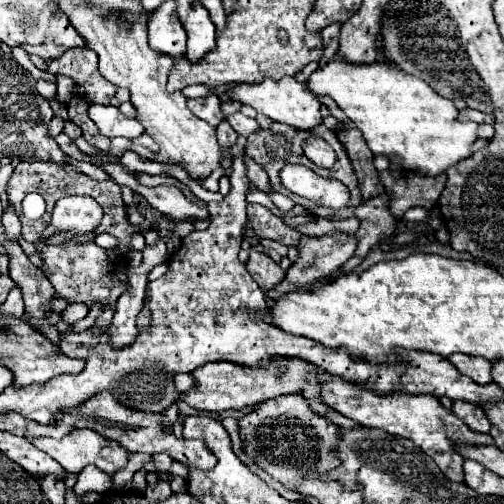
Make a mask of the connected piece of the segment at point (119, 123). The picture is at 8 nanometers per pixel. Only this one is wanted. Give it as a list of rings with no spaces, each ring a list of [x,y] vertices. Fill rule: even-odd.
[[[92,103],[88,105],[88,117],[98,125],[100,133],[106,137],[126,137],[134,139],[144,133],[144,127],[140,125],[138,119],[124,117],[118,107],[114,105],[100,105]]]

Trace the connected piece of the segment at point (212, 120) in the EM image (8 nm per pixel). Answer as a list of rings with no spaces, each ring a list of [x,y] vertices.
[[[206,95],[206,97],[200,97],[200,99],[188,99],[186,105],[190,107],[190,111],[198,119],[206,121],[212,127],[218,127],[220,121],[224,119],[224,113],[220,109],[220,99],[216,95]]]

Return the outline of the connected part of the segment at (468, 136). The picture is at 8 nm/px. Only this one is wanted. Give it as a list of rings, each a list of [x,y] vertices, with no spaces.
[[[336,53],[324,67],[310,75],[308,89],[334,99],[344,115],[362,131],[374,155],[386,155],[392,163],[408,171],[436,177],[472,155],[478,125],[458,121],[458,109],[450,99],[440,97],[426,81],[402,73],[396,65],[384,61],[356,65]]]

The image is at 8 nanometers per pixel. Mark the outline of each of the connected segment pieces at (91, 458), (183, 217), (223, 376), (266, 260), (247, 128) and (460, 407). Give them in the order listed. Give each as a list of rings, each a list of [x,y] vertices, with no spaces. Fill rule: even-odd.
[[[74,429],[74,433],[68,433],[64,439],[50,439],[50,437],[34,437],[30,439],[40,451],[48,453],[52,459],[56,459],[68,473],[80,473],[86,465],[96,465],[108,475],[114,475],[116,469],[124,467],[128,463],[128,451],[122,449],[118,443],[102,437],[94,429]]]
[[[140,185],[138,189],[134,189],[150,207],[154,207],[156,211],[178,219],[178,221],[190,221],[190,219],[206,219],[208,217],[208,209],[206,205],[196,205],[192,201],[188,201],[182,191],[178,187],[172,185],[158,185],[158,187],[144,187]]]
[[[218,361],[218,363],[210,363],[204,367],[194,369],[194,373],[190,373],[196,381],[196,385],[184,393],[184,401],[198,409],[198,411],[208,411],[208,413],[218,413],[224,409],[242,409],[248,405],[258,405],[264,403],[268,399],[276,399],[280,395],[288,395],[288,393],[300,393],[304,379],[298,377],[290,377],[284,375],[282,381],[276,379],[274,373],[270,373],[270,369],[264,367],[242,367],[242,365],[230,365],[226,361]]]
[[[252,249],[250,261],[246,267],[248,267],[248,273],[252,275],[252,279],[264,289],[272,289],[274,285],[278,285],[284,279],[284,271],[280,269],[280,265],[262,251]]]
[[[236,111],[236,113],[228,115],[228,117],[226,117],[226,121],[232,125],[232,129],[234,129],[238,135],[244,135],[244,137],[248,137],[250,133],[254,133],[254,131],[258,129],[256,119],[250,119],[250,117],[242,115],[240,111]]]
[[[454,401],[452,403],[452,411],[472,429],[472,431],[482,431],[488,433],[490,431],[490,423],[486,421],[482,409],[478,405],[472,405],[468,401]]]

